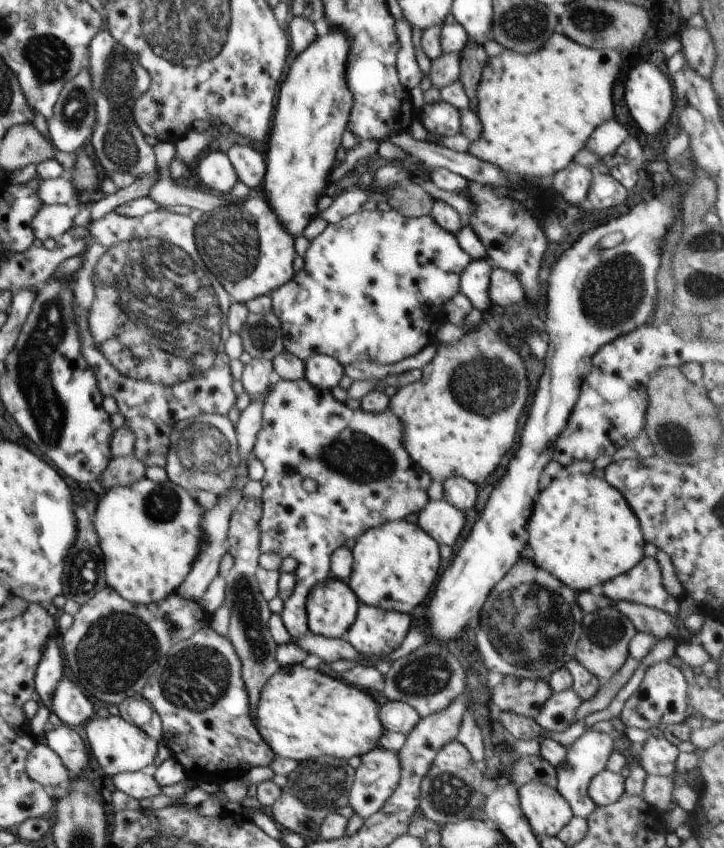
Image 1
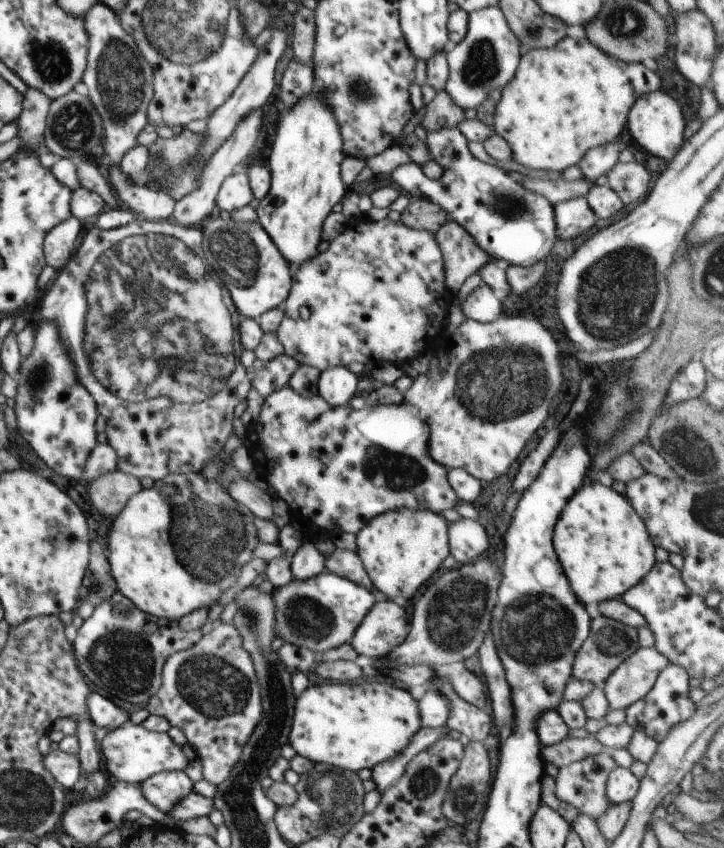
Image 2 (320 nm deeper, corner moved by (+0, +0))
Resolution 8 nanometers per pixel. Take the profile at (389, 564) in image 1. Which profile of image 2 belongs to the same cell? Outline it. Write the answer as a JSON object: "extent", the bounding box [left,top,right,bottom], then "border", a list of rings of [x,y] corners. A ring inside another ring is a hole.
{"extent":[357,508,449,601],"border":[[[401,508],[375,516],[360,532],[357,532],[357,553],[372,581],[372,584],[388,596],[391,601],[396,596],[404,596],[407,600],[442,566],[449,552],[449,521],[440,513],[428,508],[418,510]]]}

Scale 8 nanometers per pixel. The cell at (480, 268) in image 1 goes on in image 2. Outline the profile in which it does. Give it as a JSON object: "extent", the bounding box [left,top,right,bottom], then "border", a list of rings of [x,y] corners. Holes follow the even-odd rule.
{"extent":[461,283,502,323],"border":[[[482,283],[468,295],[461,309],[467,319],[489,323],[501,315],[502,303],[494,295],[493,290]]]}

